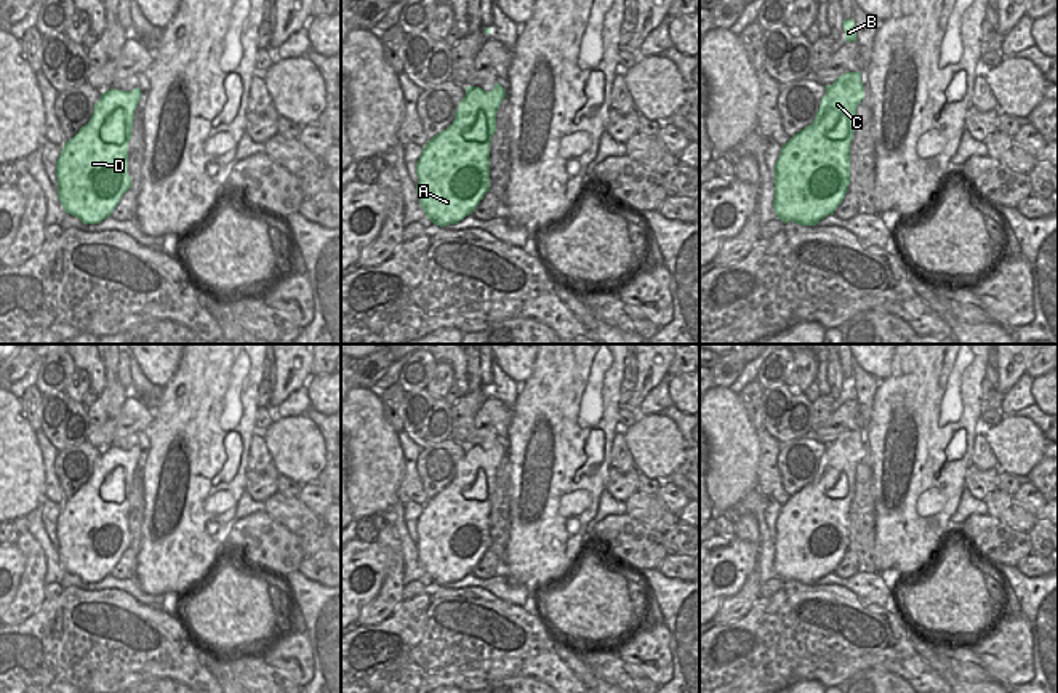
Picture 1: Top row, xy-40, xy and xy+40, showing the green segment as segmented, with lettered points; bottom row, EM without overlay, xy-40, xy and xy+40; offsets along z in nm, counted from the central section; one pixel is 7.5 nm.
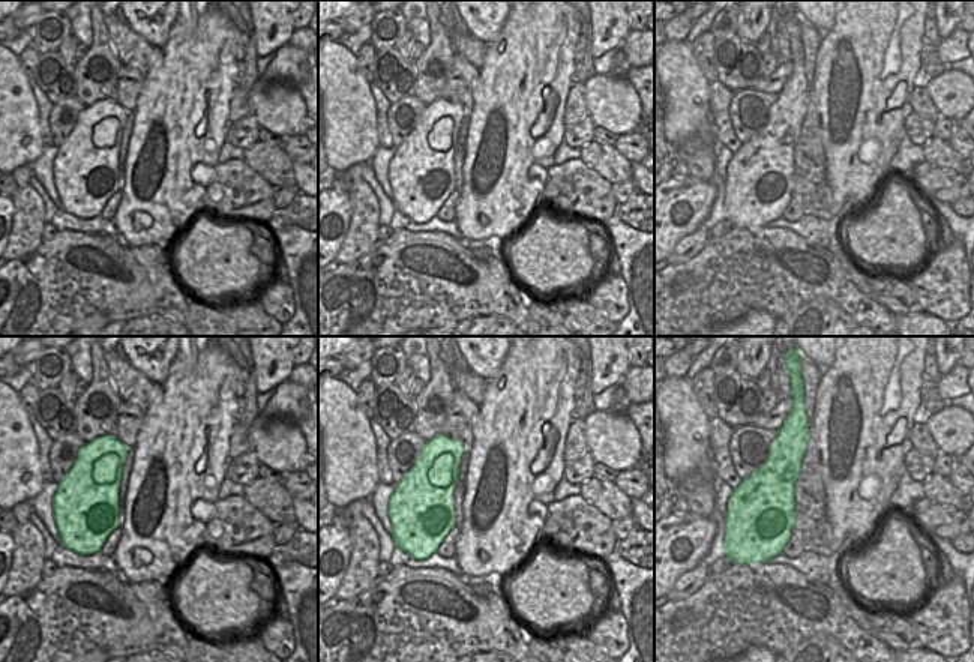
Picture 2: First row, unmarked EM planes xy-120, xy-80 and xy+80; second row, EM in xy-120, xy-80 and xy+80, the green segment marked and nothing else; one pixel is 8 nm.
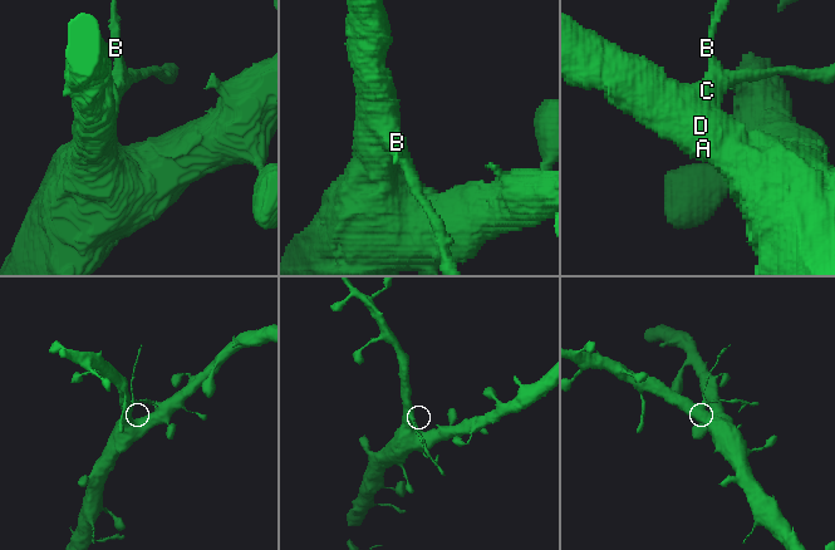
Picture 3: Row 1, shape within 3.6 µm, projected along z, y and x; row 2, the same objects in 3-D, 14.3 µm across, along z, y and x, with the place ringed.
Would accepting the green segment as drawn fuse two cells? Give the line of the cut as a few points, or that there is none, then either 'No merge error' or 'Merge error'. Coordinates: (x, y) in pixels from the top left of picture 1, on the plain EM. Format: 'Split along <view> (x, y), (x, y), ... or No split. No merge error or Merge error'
Split along xy (466, 450), (466, 484), (469, 485), (484, 469), (492, 493). Merge error

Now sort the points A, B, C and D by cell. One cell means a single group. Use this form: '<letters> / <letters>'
A D / B C

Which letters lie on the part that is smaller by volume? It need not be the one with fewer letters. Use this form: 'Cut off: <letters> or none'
Cut off: B, C

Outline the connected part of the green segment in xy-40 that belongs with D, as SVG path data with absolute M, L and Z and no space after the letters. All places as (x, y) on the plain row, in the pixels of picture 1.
M110 447L94 463L90 480L78 491L66 499L56 520L58 557L66 571L78 576L83 583L99 583L109 576L122 554L131 547L128 533L128 501L131 488L126 487L126 475L138 463L136 447L130 453Z

